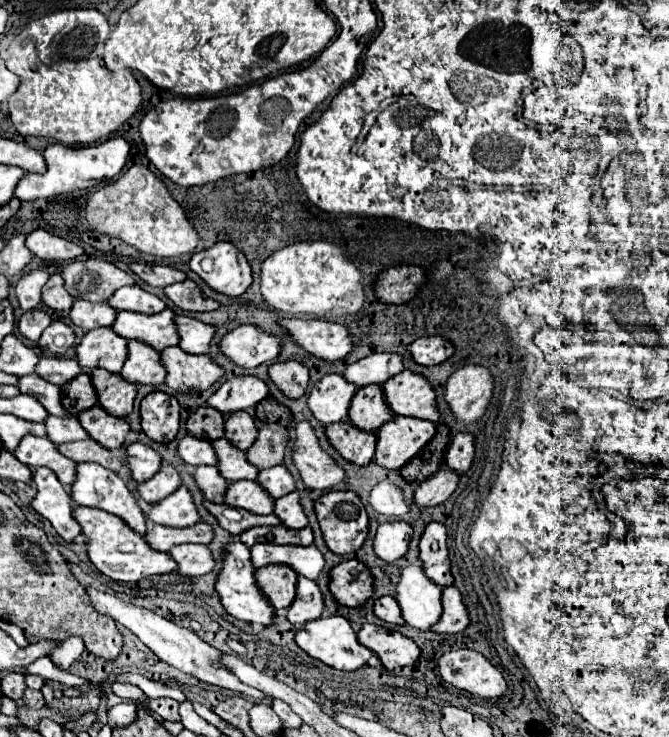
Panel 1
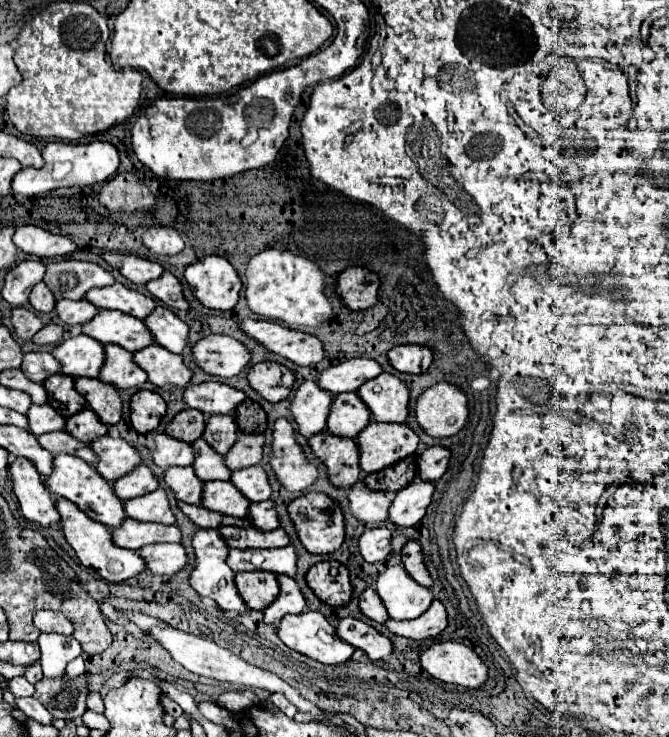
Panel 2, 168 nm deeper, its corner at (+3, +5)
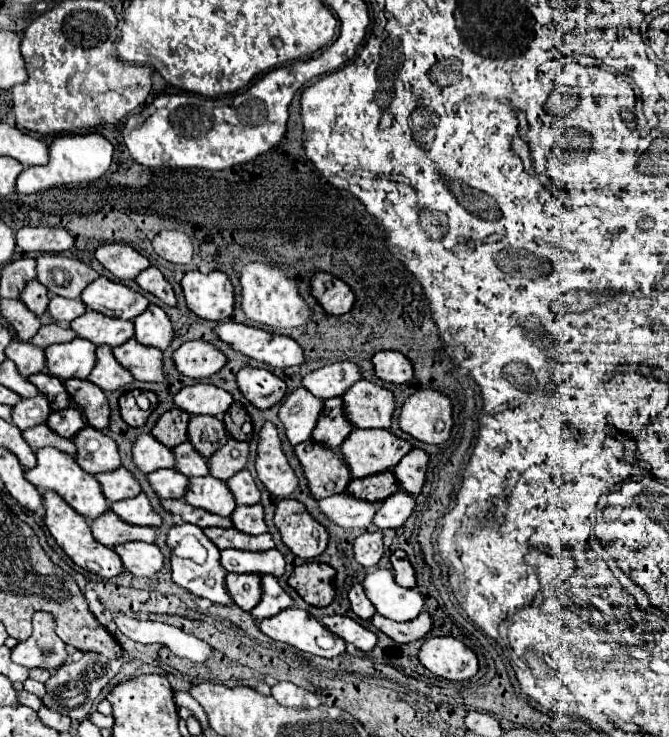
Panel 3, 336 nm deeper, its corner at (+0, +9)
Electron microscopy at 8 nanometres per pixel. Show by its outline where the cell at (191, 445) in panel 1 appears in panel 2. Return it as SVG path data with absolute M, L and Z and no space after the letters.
M165 433L155 435L155 447L151 449L151 459L157 467L187 467L193 463L193 449L185 441L177 441Z

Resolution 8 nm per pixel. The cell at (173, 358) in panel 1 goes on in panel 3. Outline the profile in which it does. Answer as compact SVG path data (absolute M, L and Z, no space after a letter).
M130 339L112 351L114 357L134 375L134 379L150 383L164 383L168 379L164 373L164 357L160 349L146 347L136 339Z

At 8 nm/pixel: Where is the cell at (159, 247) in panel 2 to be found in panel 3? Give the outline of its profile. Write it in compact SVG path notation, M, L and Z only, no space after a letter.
M160 231L152 239L152 245L154 251L170 263L182 265L182 263L190 263L192 259L192 241L182 231Z

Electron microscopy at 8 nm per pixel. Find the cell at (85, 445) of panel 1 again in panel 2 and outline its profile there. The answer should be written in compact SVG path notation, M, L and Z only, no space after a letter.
M51 431L51 433L43 433L37 437L39 445L43 449L47 449L49 453L57 455L57 453L69 453L69 455L75 455L79 459L83 459L85 463L89 465L95 465L97 463L97 457L95 453L89 449L87 443L81 443L77 441L75 437L71 437L69 433L65 431Z

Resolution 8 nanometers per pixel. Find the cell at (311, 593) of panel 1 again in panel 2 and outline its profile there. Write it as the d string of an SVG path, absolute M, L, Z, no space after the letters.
M279 575L279 597L275 597L275 601L263 611L263 621L277 627L281 617L287 613L301 613L305 607L305 597L301 595L297 583L287 577L287 575Z

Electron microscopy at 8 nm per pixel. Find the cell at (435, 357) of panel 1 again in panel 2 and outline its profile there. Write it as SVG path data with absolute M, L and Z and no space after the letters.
M399 345L387 353L387 359L399 373L419 375L429 369L433 353L427 347L419 345Z

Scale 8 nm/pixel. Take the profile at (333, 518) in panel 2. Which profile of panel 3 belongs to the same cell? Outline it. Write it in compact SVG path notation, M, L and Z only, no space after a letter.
M282 499L276 505L274 523L282 533L282 541L302 559L314 559L328 547L328 529L320 525L296 499Z

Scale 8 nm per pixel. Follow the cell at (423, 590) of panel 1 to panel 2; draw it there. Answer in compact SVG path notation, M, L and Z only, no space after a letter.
M401 565L387 567L377 577L375 593L383 601L391 619L417 619L433 601L431 591L417 585Z

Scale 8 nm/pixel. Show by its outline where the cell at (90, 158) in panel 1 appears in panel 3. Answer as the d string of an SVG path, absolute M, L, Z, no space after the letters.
M100 133L90 135L62 135L56 137L50 145L50 161L44 167L28 167L18 175L16 191L18 193L36 193L44 189L52 189L58 185L78 184L82 181L96 181L100 179L112 163L114 147L108 139L104 139Z

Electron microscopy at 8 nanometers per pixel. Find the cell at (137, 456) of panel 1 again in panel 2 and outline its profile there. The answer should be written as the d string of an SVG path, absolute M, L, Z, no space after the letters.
M103 435L91 443L91 449L97 455L95 471L109 483L127 475L141 463L137 449L127 445L127 441L121 437L113 439L109 435Z

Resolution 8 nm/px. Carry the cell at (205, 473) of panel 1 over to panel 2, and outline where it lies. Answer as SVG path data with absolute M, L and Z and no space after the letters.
M171 467L165 471L165 485L173 491L177 501L201 505L203 481L195 477L193 467Z

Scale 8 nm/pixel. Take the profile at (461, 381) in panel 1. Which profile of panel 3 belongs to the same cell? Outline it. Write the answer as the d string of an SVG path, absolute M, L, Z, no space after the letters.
M418 389L410 395L400 413L400 429L414 439L440 445L452 431L452 401L434 389Z

